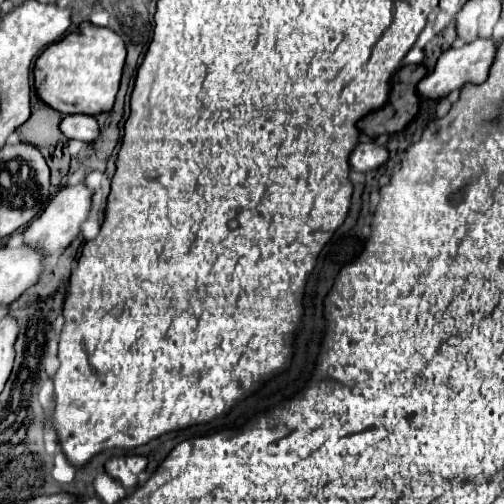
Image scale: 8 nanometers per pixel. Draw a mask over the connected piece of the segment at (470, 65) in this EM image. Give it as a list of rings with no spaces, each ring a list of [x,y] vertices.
[[[478,39],[472,41],[468,45],[462,45],[460,49],[452,47],[446,53],[440,55],[440,59],[436,61],[436,67],[430,75],[426,75],[420,83],[418,83],[418,95],[422,99],[444,99],[446,95],[450,95],[454,89],[462,89],[466,83],[474,83],[480,85],[482,81],[486,81],[490,65],[494,61],[494,53],[496,53],[496,45],[492,39]]]

